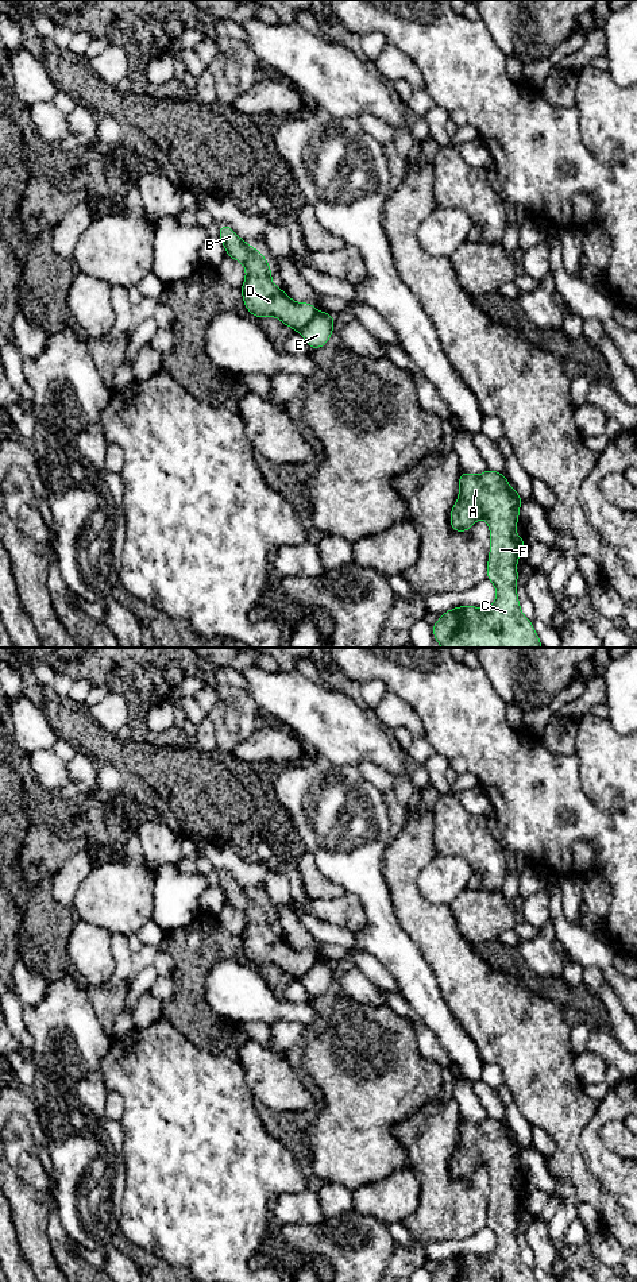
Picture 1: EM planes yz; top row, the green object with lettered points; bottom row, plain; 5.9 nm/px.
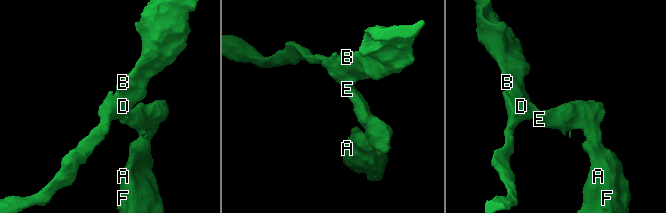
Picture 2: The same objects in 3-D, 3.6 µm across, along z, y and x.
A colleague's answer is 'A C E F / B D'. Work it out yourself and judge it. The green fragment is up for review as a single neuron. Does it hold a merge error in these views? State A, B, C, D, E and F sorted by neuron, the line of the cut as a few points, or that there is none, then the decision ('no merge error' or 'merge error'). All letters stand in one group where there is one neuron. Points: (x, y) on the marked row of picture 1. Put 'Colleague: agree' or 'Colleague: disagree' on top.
Colleague: agree
groups A C E F / B D; cut yz (317, 312), (300, 331); merge error

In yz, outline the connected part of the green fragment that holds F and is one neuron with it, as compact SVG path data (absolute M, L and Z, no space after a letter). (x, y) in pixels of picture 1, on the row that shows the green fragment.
M487 468L482 475L462 471L459 498L451 510L451 529L468 532L476 520L484 518L490 528L490 553L487 580L497 588L497 599L487 607L460 606L441 614L432 626L435 640L441 648L543 648L532 621L522 613L517 595L517 561L522 555L525 540L517 536L521 497L507 483L507 478Z

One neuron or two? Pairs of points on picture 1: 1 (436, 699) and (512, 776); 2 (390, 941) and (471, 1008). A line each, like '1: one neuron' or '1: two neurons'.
1: one neuron
2: two neurons

